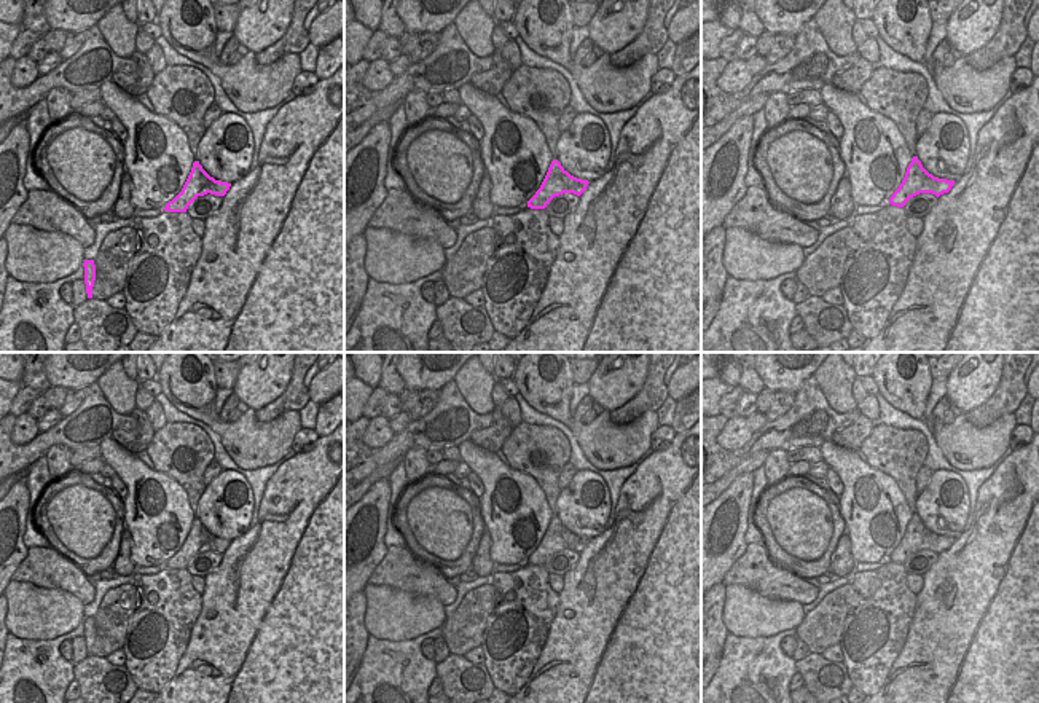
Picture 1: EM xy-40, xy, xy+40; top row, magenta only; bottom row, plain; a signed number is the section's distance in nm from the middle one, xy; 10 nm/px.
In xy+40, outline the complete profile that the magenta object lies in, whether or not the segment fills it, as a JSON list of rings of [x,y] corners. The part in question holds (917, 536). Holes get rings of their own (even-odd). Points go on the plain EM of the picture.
[[[913,513],[902,540],[889,555],[889,561],[904,564],[910,555],[919,550],[932,550],[939,555],[940,552],[948,550],[953,542],[955,537],[939,536],[929,531],[918,513]]]

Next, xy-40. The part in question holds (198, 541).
[[[199,518],[193,520],[191,529],[182,545],[182,548],[166,561],[163,568],[186,569],[188,563],[198,555],[207,550],[225,553],[231,540],[215,537],[210,534]]]

